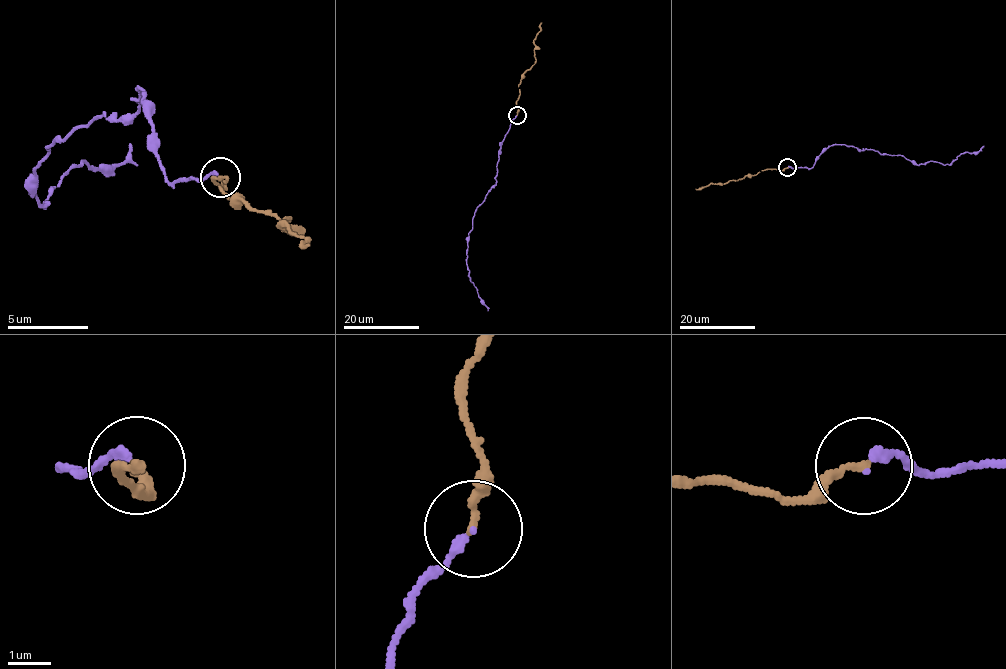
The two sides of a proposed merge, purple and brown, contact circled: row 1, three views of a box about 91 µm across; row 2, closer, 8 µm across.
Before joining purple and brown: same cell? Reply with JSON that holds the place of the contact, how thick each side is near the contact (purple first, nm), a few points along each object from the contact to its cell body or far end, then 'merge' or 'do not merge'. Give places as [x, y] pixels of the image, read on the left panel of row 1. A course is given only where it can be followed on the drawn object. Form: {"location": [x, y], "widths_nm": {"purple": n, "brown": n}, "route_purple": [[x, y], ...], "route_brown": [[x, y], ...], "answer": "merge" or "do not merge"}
{"location": [220, 177], "widths_nm": {"purple": 180, "brown": 190}, "route_purple": [[219, 176], [171, 184], [140, 87], [53, 141], [31, 192], [46, 207], [131, 142]], "route_brown": [[219, 176], [228, 197], [288, 217], [283, 228], [309, 242]], "answer": "merge"}

